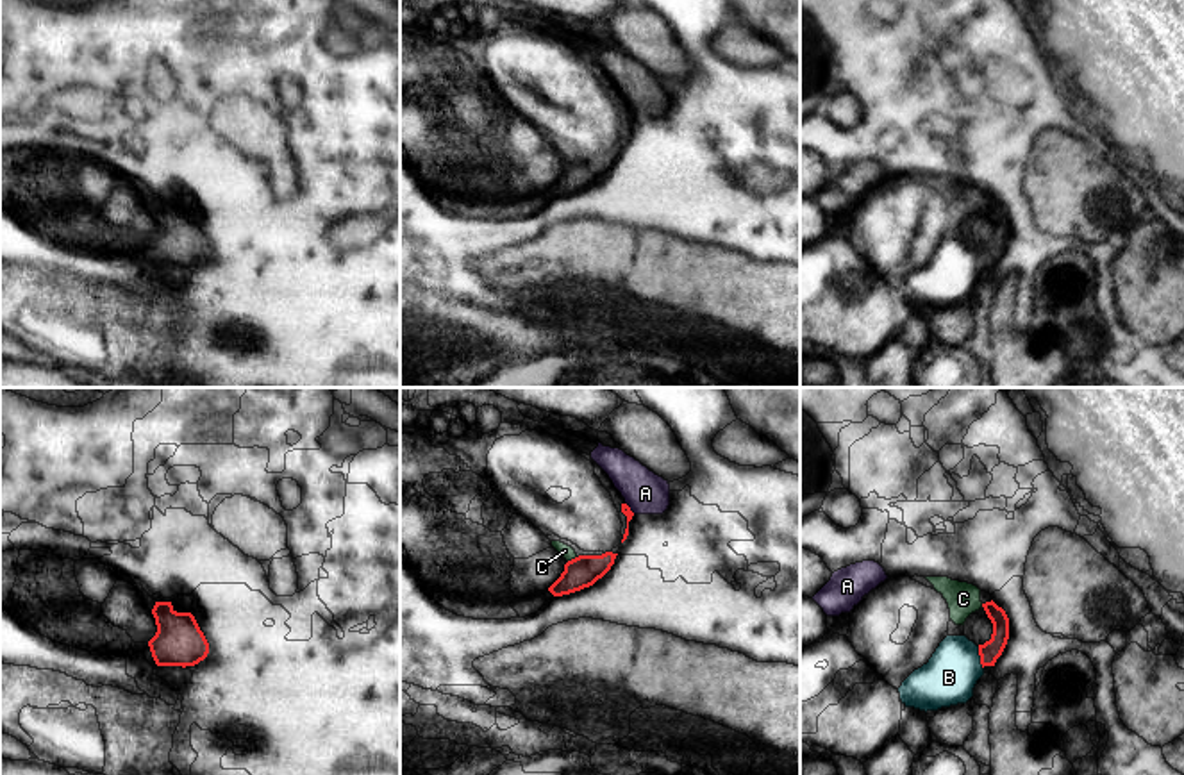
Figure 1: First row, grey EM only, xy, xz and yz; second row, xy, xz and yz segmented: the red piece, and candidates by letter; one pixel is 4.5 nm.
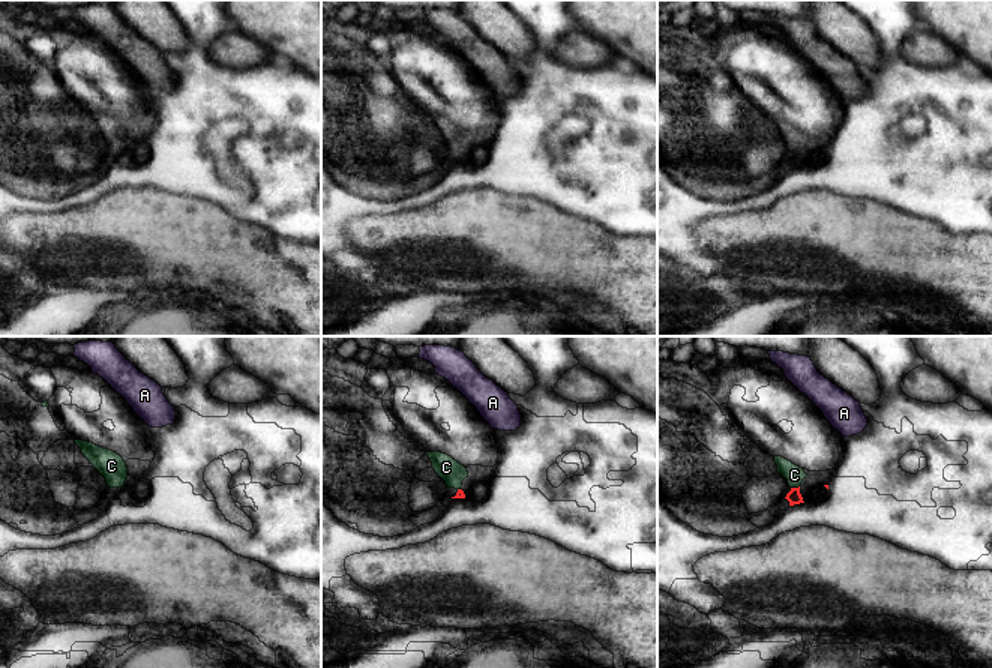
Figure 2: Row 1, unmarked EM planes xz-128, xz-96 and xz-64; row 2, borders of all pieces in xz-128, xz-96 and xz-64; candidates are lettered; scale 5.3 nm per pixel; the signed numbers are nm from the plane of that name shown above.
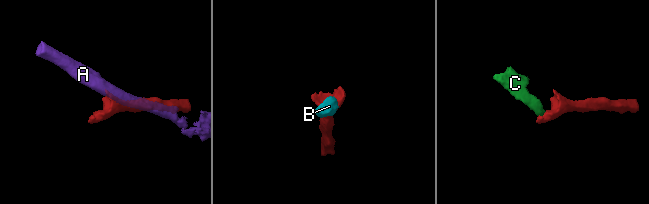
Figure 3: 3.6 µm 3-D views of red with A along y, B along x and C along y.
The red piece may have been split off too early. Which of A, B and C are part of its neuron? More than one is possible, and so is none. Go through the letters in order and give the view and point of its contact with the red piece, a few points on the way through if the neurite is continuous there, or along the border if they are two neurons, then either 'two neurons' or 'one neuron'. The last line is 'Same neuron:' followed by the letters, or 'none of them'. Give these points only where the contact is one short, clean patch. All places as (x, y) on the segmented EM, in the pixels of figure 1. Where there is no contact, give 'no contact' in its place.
A: contact xz (629, 508); two neurons
B: contact yz (981, 658); way yz (990, 650), (981, 658), (965, 661), (949, 677); one neuron
C: contact xz (572, 559); way xz (584, 570), (572, 559), (565, 550); one neuron
Same neuron: B, C

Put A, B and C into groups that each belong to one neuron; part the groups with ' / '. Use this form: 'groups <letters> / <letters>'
groups A / B C

